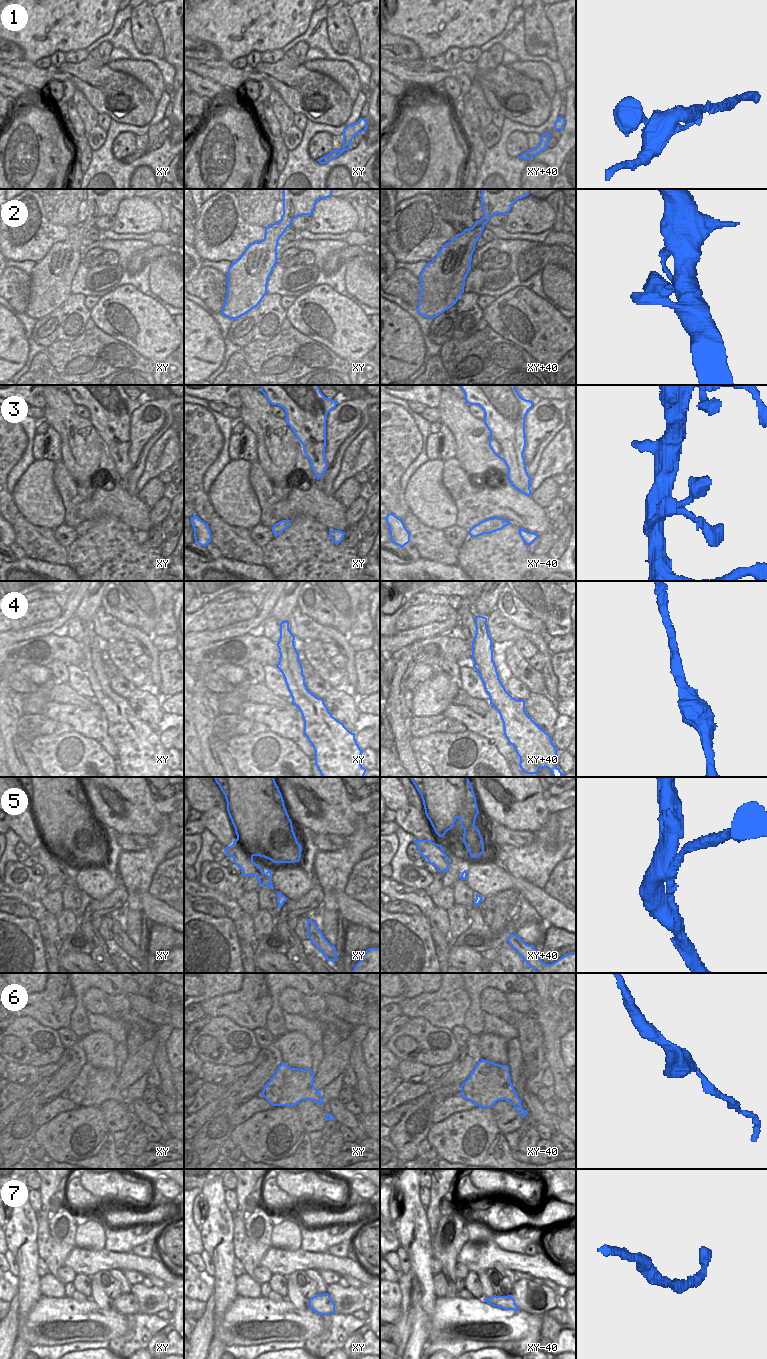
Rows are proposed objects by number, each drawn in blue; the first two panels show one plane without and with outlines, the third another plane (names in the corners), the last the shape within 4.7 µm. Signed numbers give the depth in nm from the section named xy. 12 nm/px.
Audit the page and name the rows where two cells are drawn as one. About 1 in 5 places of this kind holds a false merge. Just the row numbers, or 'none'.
none

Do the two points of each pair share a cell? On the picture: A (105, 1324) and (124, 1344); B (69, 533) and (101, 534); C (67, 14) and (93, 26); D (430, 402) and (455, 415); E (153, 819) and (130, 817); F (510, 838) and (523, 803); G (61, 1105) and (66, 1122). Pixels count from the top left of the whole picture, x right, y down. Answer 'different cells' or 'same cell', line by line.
A: different cells
B: different cells
C: same cell
D: different cells
E: same cell
F: different cells
G: different cells

